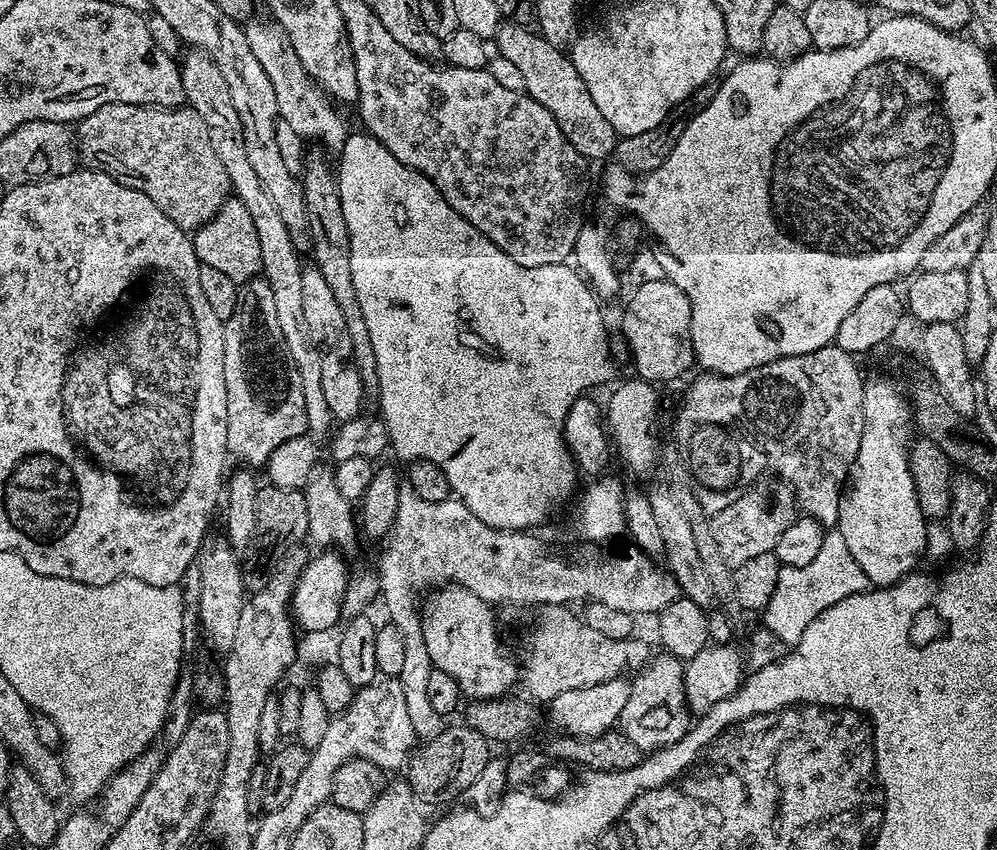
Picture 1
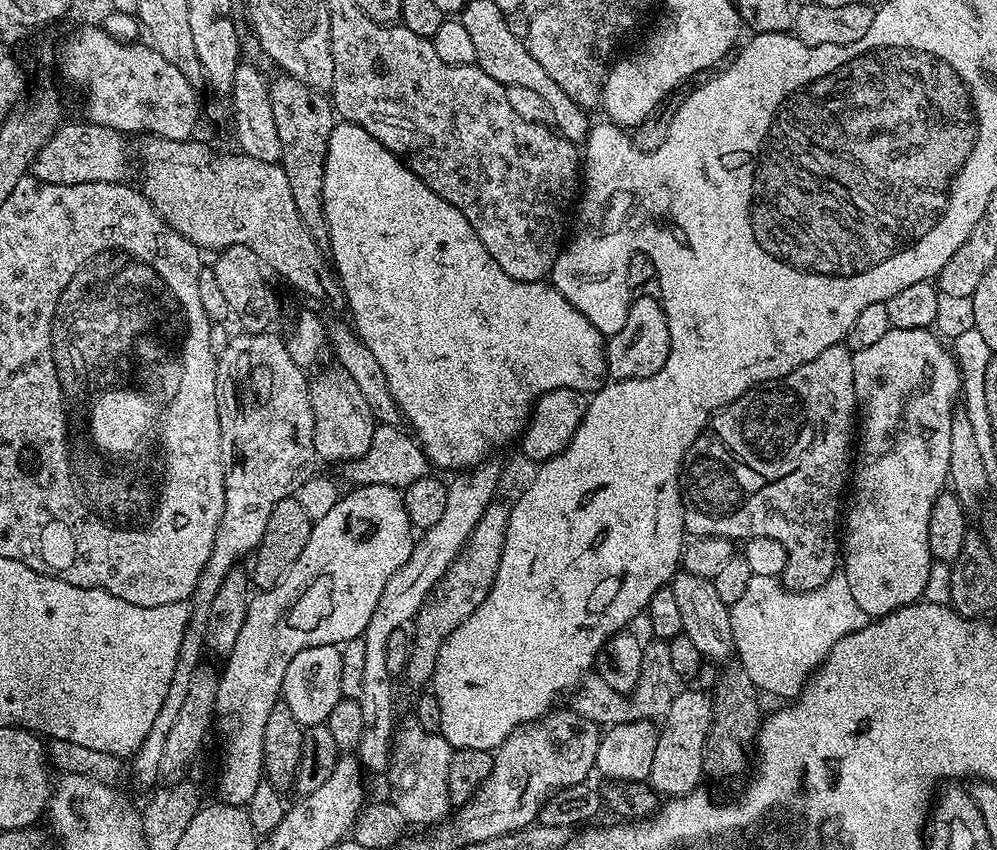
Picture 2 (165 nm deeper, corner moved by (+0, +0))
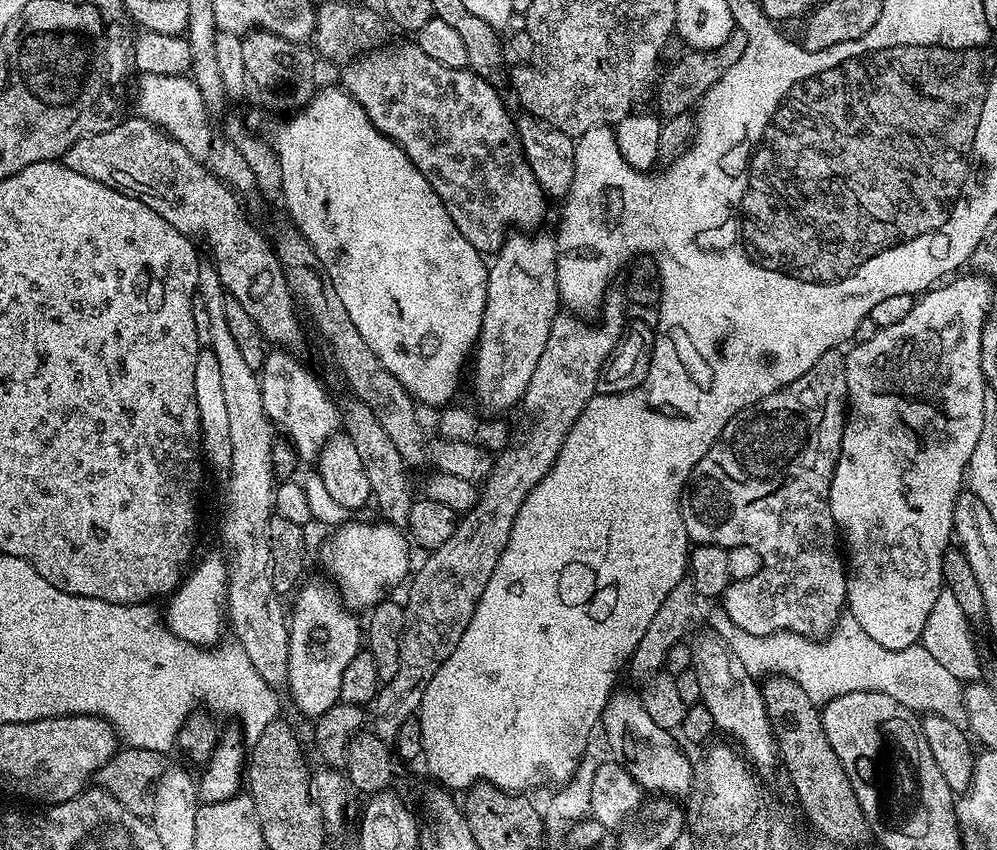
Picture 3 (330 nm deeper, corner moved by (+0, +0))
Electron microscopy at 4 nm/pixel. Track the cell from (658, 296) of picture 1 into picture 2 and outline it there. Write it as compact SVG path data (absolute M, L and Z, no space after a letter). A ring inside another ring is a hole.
M655 295L640 296L629 303L622 326L606 340L608 376L612 380L641 380L658 374L670 354L670 326L664 306Z

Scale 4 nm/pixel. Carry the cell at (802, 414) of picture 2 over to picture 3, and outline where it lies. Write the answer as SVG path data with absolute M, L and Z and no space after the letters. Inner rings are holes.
M832 348L802 378L790 382L785 388L780 388L774 394L762 398L758 403L744 408L722 430L722 434L710 446L710 450L696 463L691 476L688 478L683 496L680 498L680 509L682 510L682 522L688 531L689 541L697 544L719 544L731 546L741 544L758 550L762 575L754 580L733 580L724 591L722 607L729 615L730 622L735 627L741 627L749 634L772 635L775 632L793 632L794 634L823 638L830 635L832 629L839 622L842 613L846 608L848 599L848 577L846 575L846 560L842 555L841 545L838 543L838 529L834 518L830 514L830 482L834 478L834 470L840 453L840 443L844 433L844 421L846 419L846 405L848 403L848 387L846 386L846 362L845 353L840 348Z

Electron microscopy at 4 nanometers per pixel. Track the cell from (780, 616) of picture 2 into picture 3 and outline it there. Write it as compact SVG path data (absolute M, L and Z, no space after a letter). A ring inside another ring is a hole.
M716 606L708 620L711 631L730 646L750 675L757 678L770 675L788 677L802 686L806 696L818 706L852 691L878 692L895 698L917 713L947 718L958 730L970 730L963 683L950 670L939 665L924 644L886 650L851 614L841 615L830 635L822 639L793 632L749 634L741 627L733 626L722 606Z

